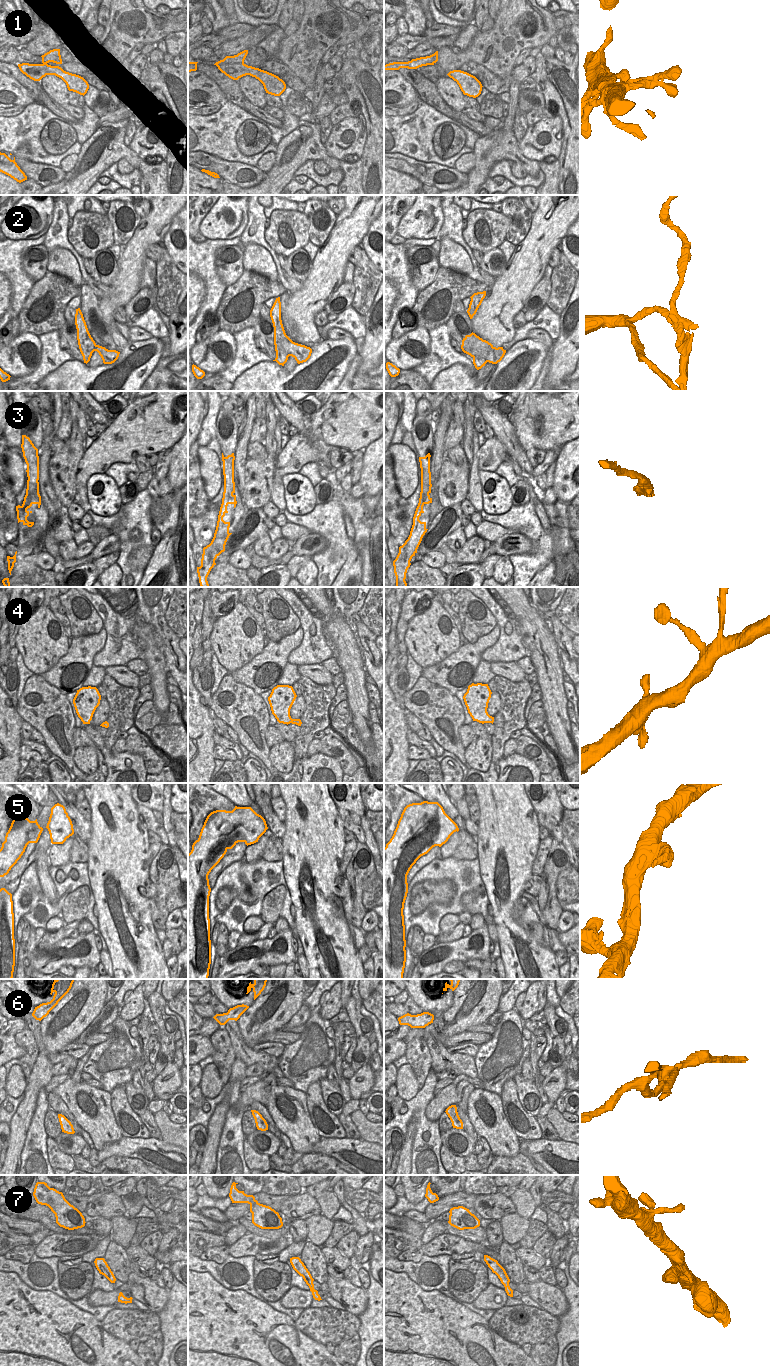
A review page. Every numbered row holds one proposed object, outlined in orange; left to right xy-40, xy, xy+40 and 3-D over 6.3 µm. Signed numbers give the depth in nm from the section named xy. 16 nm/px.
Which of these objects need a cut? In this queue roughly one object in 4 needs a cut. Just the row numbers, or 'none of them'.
2.

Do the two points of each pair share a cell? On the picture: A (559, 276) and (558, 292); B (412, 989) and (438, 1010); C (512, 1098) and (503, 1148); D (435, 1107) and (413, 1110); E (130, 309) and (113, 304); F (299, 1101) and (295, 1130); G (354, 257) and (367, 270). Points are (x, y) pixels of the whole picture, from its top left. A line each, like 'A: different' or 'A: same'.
A: same
B: same
C: different
D: different
E: different
F: same
G: different

